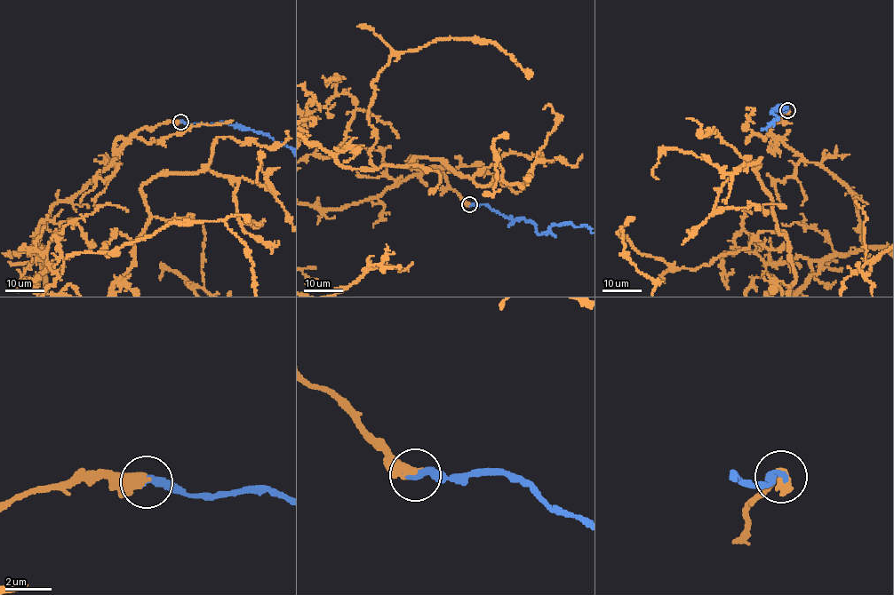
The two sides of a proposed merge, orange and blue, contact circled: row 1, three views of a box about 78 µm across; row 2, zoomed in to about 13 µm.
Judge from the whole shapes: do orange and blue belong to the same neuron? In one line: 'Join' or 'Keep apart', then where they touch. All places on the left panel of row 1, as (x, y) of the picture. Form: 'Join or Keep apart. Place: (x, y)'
Join. Place: (180, 122)

